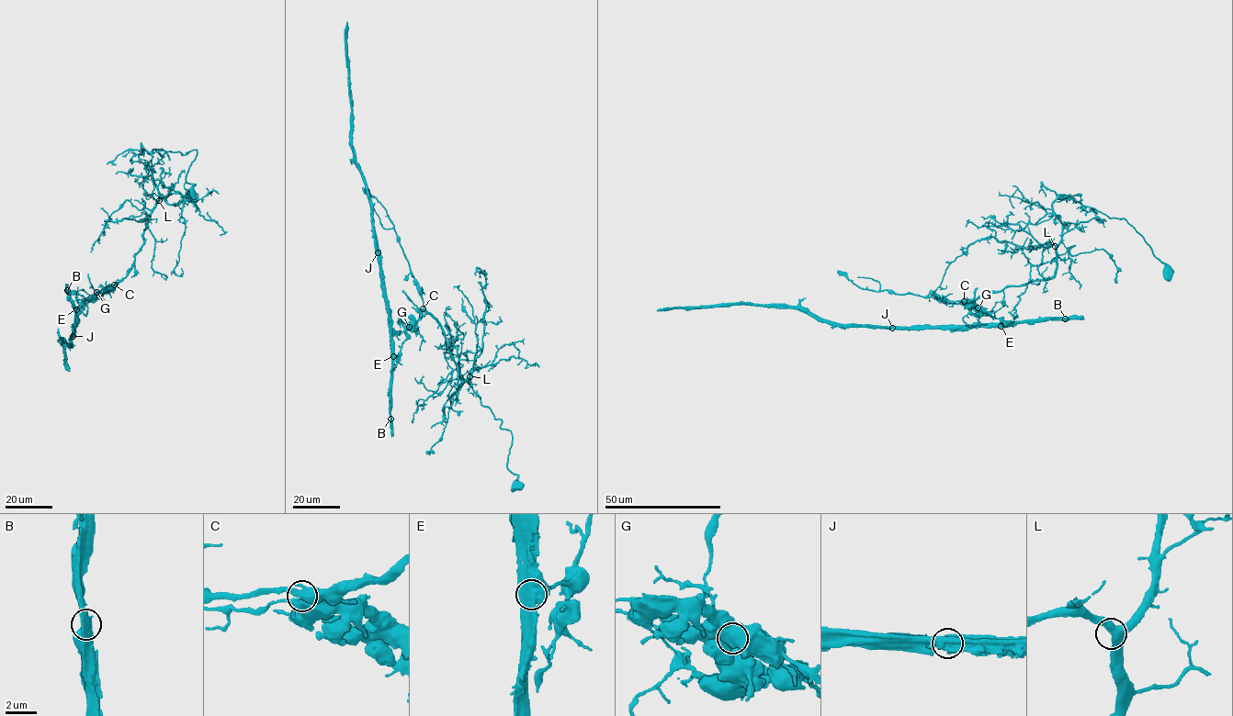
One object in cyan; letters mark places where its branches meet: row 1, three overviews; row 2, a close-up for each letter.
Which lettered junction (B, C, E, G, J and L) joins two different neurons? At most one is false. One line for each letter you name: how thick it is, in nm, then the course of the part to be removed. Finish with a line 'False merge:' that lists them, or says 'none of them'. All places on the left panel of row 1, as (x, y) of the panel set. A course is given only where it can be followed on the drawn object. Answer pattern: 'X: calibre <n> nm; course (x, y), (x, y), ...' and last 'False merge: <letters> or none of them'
E: calibre 700 nm; course (76, 309), (78, 318), (72, 334), (73, 346), (59, 341), (65, 350), (68, 371)
False merge: E

